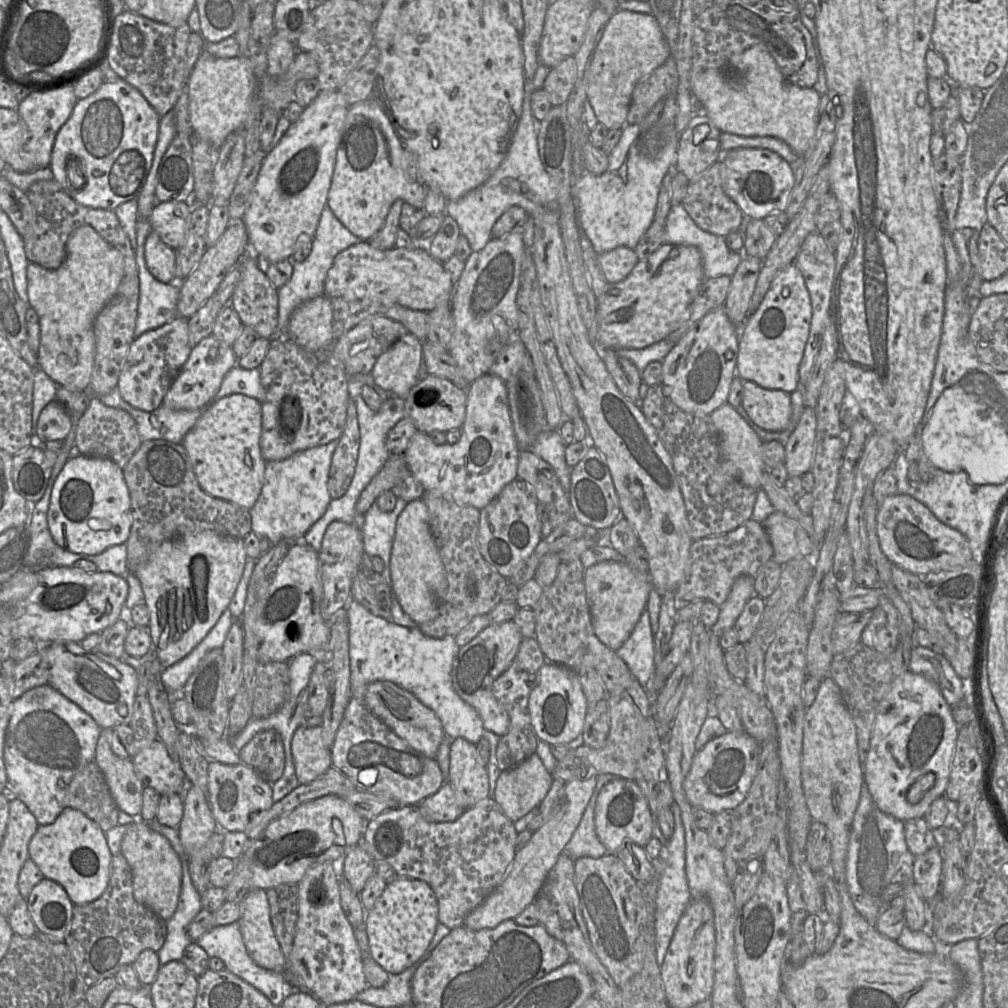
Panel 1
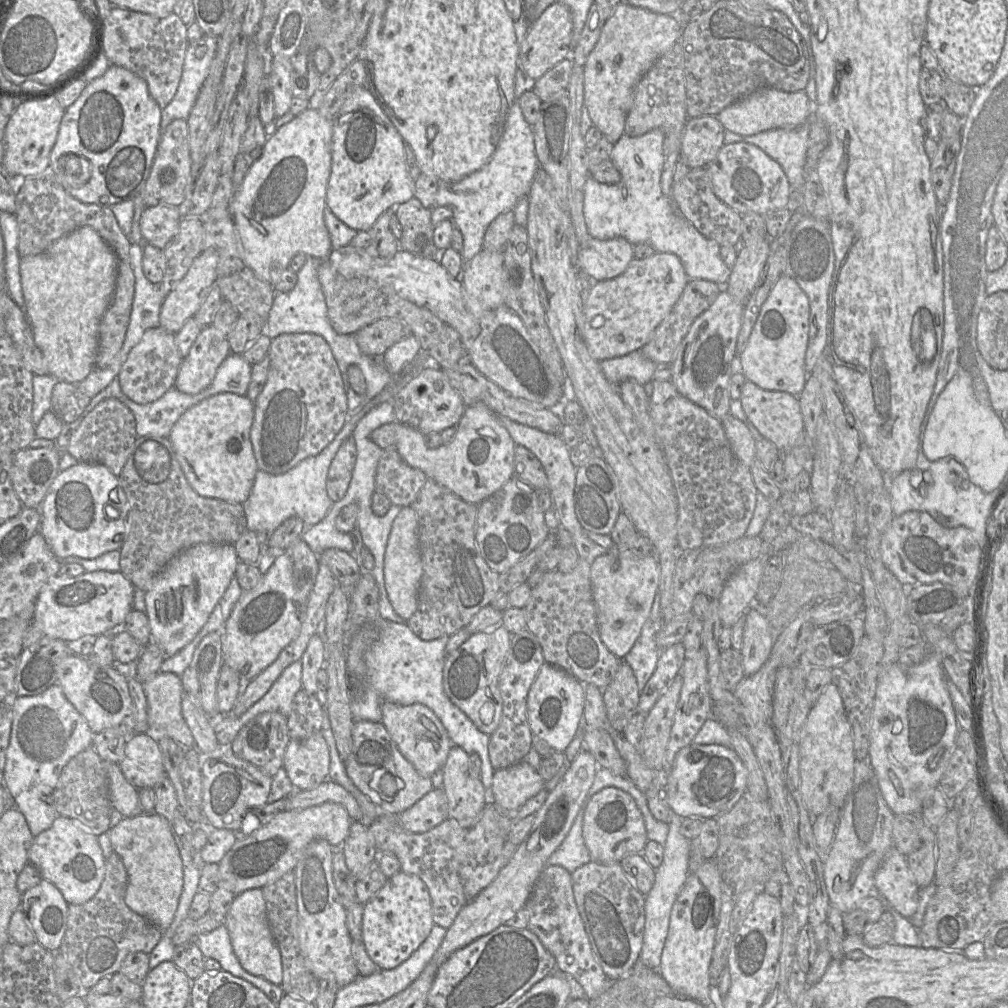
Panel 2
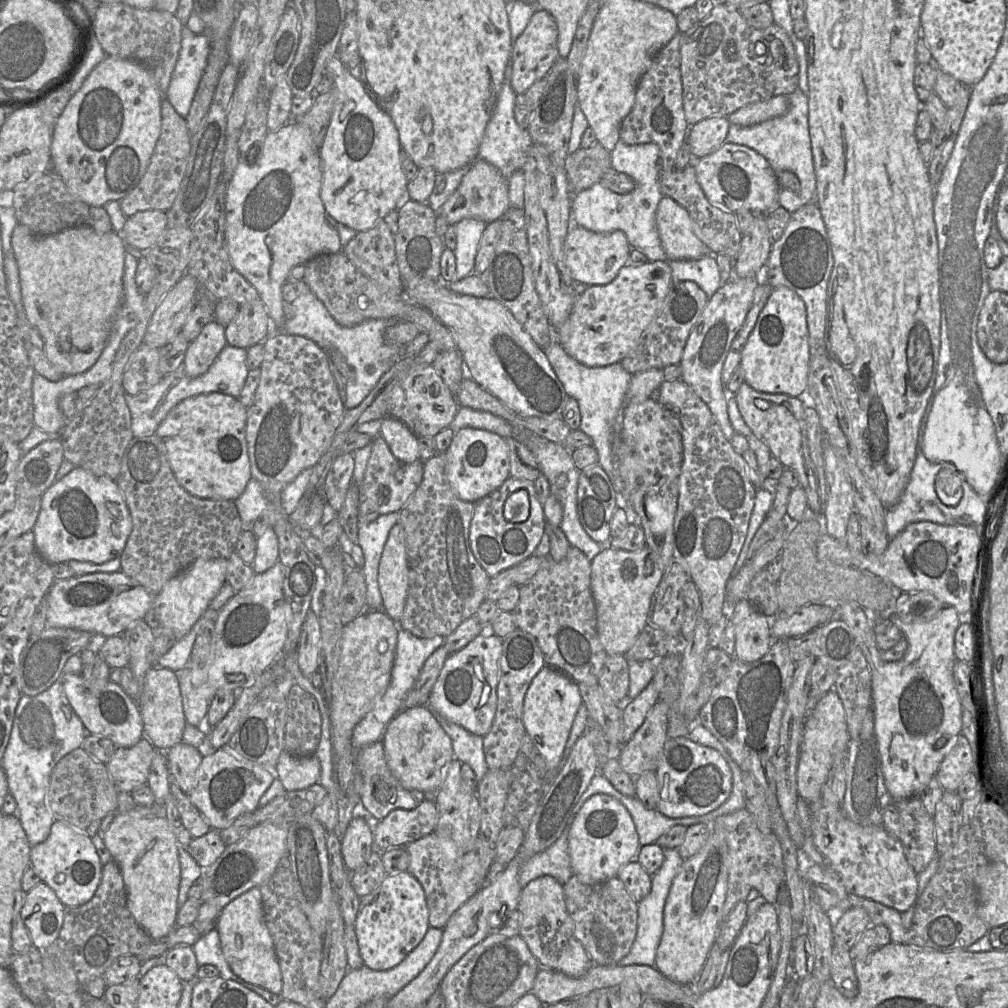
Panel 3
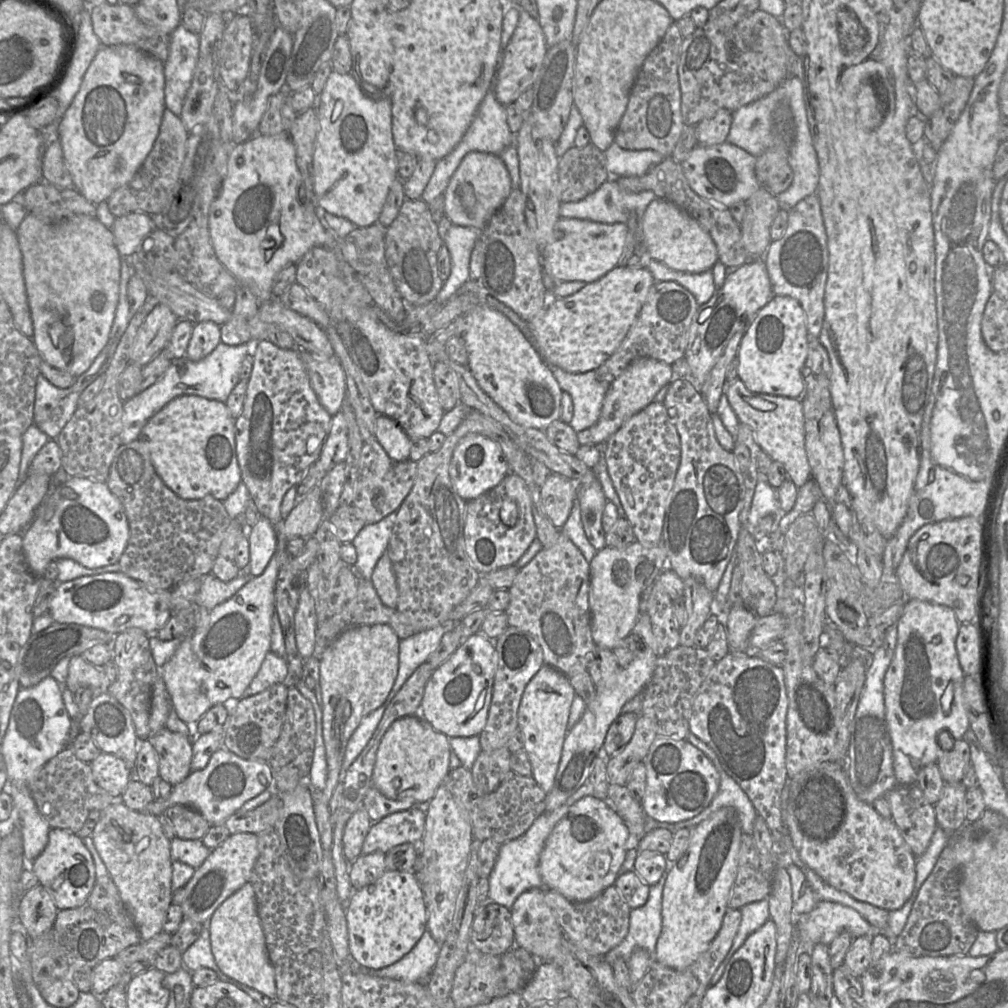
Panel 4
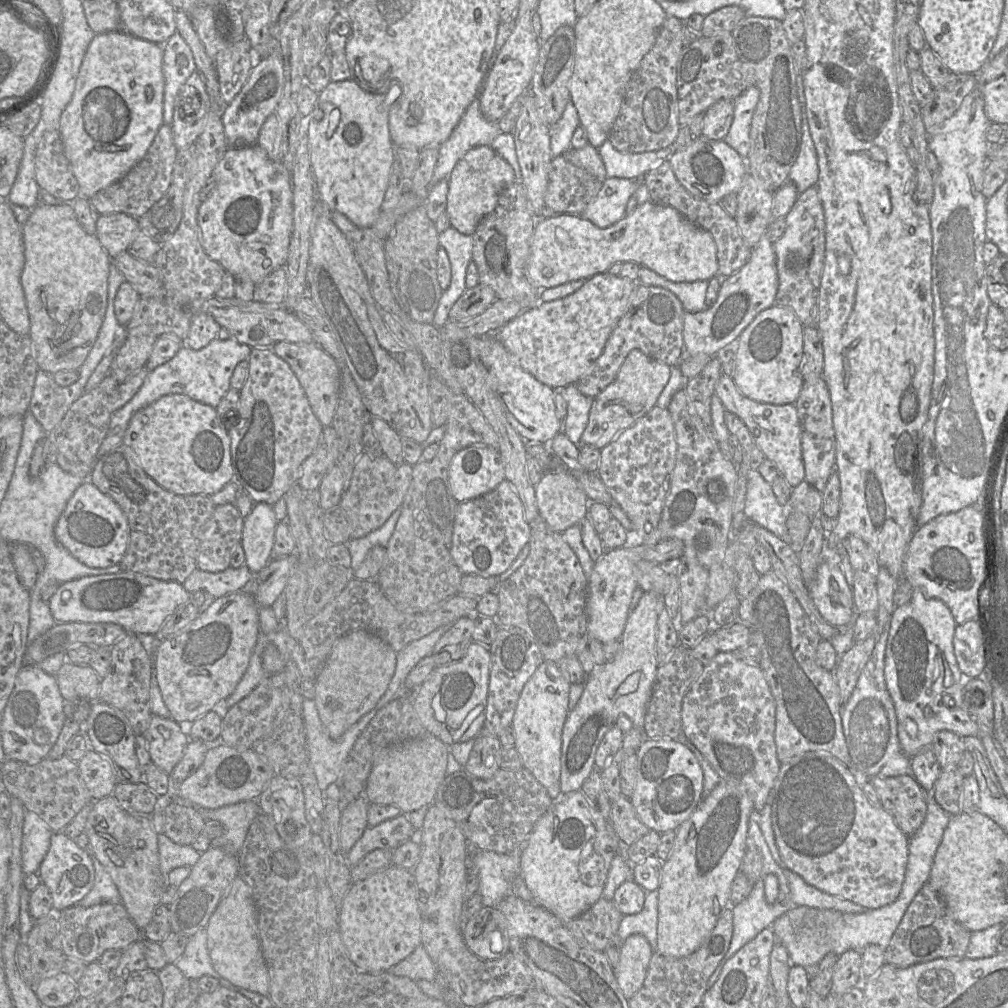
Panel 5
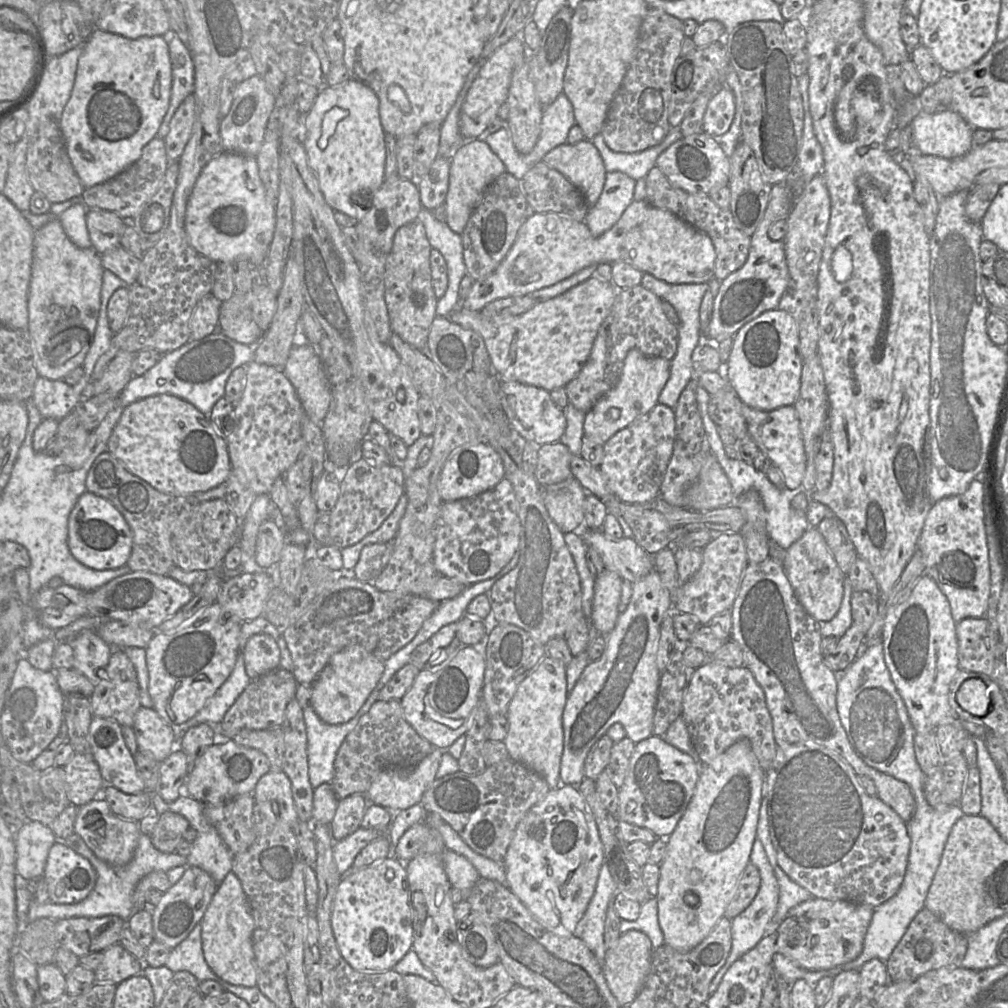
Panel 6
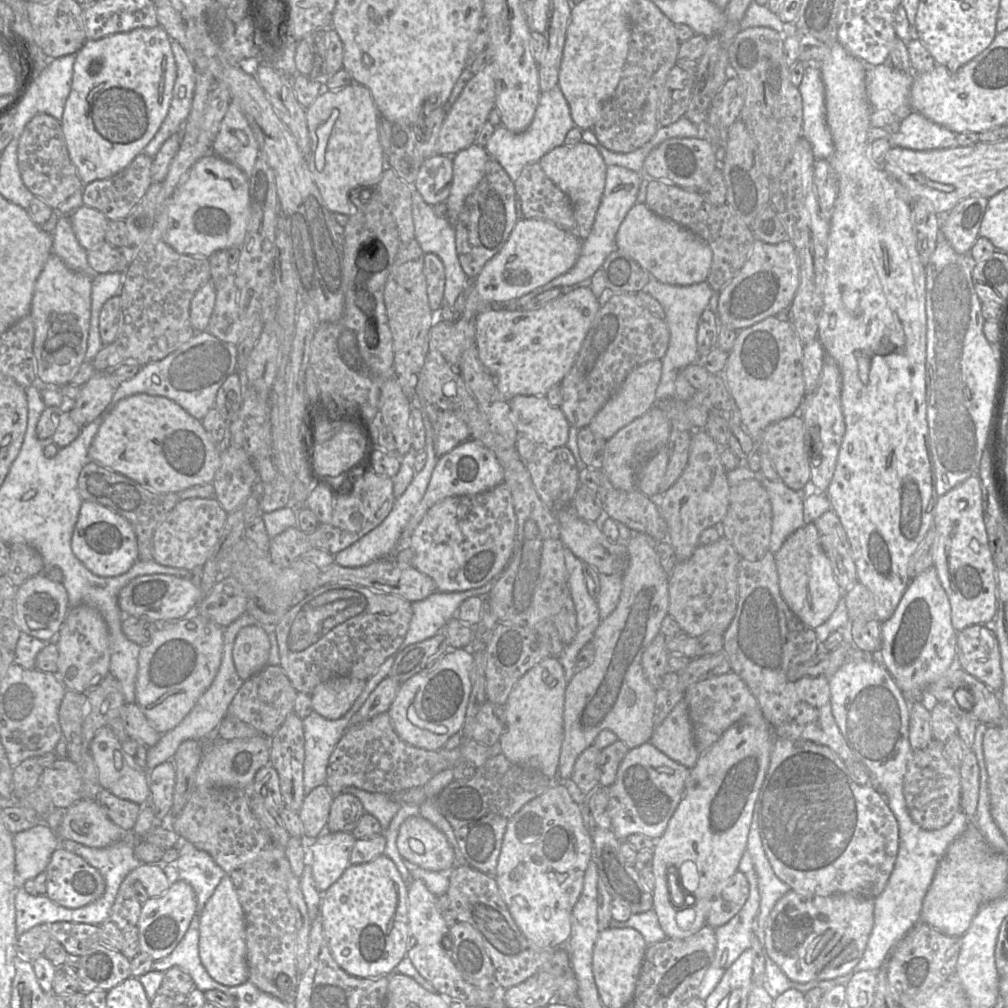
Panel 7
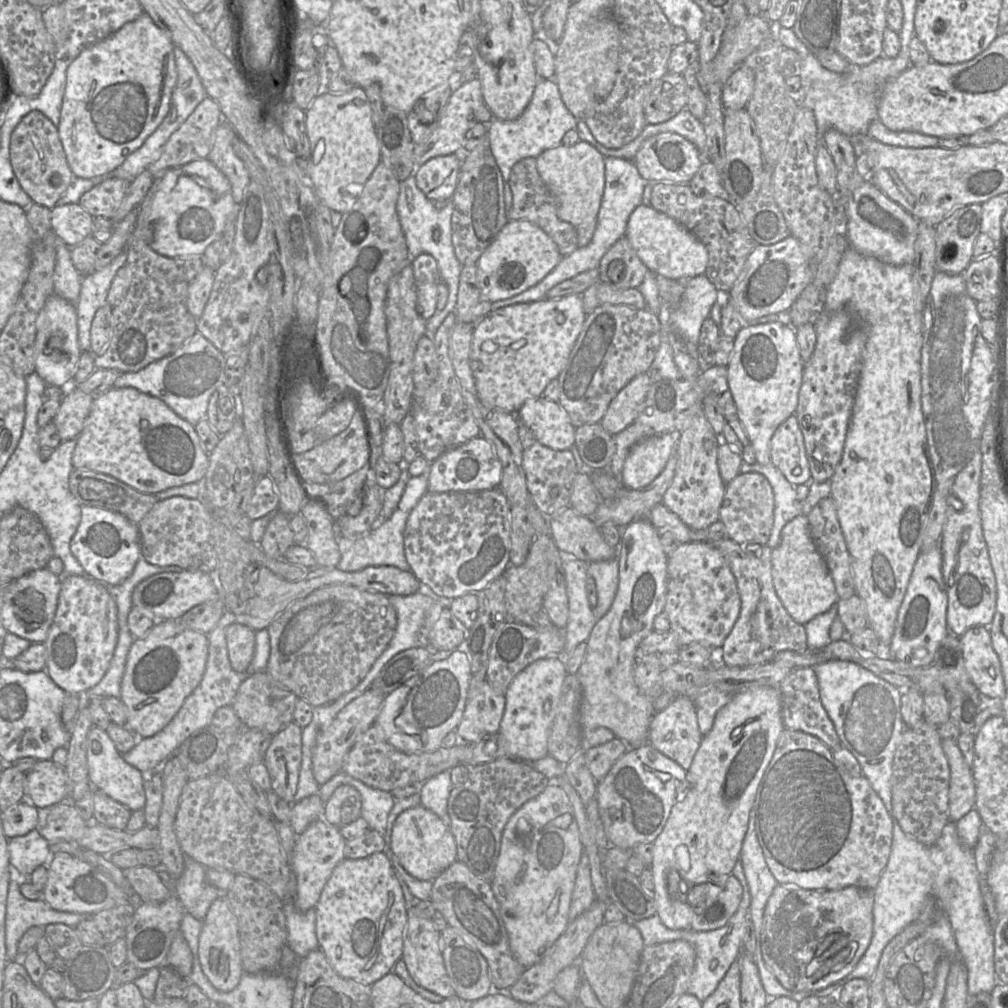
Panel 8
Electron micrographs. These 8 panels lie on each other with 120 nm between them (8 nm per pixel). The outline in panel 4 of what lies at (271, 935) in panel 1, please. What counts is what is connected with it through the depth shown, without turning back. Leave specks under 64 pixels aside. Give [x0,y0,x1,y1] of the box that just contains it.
[208,882,276,1000]

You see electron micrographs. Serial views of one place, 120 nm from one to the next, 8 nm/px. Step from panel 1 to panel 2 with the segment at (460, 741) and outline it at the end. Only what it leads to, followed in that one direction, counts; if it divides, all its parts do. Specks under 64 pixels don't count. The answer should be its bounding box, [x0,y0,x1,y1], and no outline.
[443,745,486,829]

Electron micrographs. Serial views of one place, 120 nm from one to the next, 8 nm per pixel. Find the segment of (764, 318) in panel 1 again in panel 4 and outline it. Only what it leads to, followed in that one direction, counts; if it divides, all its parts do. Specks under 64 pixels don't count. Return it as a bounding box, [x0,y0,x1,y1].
[737,295,808,399]

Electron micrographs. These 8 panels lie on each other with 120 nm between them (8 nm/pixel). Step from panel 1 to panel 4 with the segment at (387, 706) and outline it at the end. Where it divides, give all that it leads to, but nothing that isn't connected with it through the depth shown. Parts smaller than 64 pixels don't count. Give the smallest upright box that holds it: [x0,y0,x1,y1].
[372,714,450,804]

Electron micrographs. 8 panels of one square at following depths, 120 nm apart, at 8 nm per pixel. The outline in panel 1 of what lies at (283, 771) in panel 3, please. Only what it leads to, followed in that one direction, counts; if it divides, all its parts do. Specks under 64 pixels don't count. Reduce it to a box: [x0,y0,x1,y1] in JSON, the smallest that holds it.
[291,726,332,784]

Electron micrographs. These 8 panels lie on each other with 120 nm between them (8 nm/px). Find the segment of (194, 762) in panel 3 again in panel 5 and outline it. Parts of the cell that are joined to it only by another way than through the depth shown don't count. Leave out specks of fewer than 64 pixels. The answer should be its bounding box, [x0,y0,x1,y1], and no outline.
[142,715,188,775]

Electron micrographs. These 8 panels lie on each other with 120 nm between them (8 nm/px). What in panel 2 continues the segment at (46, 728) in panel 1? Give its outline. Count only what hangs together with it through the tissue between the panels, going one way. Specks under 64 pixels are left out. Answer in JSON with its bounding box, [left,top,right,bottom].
[4,684,94,837]

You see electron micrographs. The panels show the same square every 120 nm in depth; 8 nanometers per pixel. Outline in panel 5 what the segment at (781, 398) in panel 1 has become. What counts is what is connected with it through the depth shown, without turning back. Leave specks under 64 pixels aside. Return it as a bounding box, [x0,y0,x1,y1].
[715,374,805,487]

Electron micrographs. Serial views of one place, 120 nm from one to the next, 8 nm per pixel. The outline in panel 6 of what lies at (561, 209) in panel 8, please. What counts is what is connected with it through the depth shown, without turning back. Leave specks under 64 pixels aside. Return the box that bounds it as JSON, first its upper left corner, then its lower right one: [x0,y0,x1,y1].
[542,140,607,207]

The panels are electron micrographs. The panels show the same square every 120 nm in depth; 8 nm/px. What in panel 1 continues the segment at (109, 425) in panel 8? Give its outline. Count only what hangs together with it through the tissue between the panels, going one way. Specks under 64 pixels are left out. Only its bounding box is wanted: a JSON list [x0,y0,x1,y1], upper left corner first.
[182,394,267,509]

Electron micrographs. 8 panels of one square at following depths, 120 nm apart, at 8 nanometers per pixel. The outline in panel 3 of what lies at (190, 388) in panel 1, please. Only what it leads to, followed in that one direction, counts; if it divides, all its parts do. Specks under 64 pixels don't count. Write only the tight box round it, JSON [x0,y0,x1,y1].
[182,320,226,378]

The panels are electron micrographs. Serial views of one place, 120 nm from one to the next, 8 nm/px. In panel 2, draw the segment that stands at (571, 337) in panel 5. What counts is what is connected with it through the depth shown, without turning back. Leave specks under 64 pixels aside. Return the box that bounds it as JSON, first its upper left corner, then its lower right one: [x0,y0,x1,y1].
[582,252,689,361]

